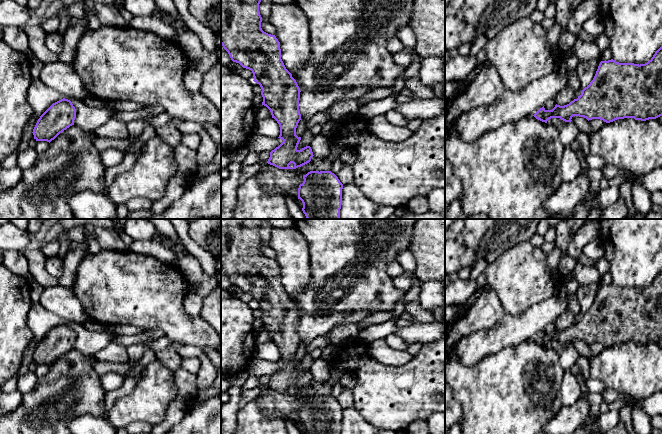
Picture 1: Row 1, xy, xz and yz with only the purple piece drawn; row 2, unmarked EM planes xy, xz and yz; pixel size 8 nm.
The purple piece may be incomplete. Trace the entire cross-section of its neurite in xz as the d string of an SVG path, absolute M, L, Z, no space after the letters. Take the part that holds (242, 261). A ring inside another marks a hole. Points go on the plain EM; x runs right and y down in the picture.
M221 219L221 269L233 286L252 295L253 305L262 313L262 329L270 334L272 342L279 348L278 362L283 366L270 376L267 387L279 393L296 393L309 387L314 379L310 370L297 373L301 364L301 361L296 359L296 352L301 344L299 335L301 315L281 283L280 266L275 259L268 258L261 252L259 228L263 220Z

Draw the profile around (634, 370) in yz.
M617 343L589 361L590 377L634 400L662 390L662 348L656 343Z

